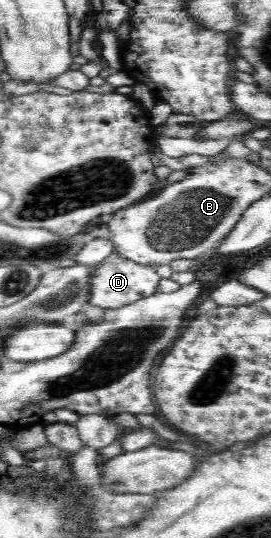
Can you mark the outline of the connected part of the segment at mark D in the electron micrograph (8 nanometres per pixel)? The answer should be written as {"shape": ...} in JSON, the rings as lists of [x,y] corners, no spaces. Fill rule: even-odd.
{"shape":[[[114,249],[114,253],[106,257],[102,263],[98,264],[98,267],[94,269],[94,273],[91,274],[89,298],[87,299],[88,305],[96,305],[96,307],[102,307],[105,309],[118,309],[123,305],[128,305],[133,301],[148,297],[158,291],[159,282],[161,281],[160,275],[157,273],[156,267],[152,265],[141,265],[135,263],[126,257],[123,257],[118,250]]]}

